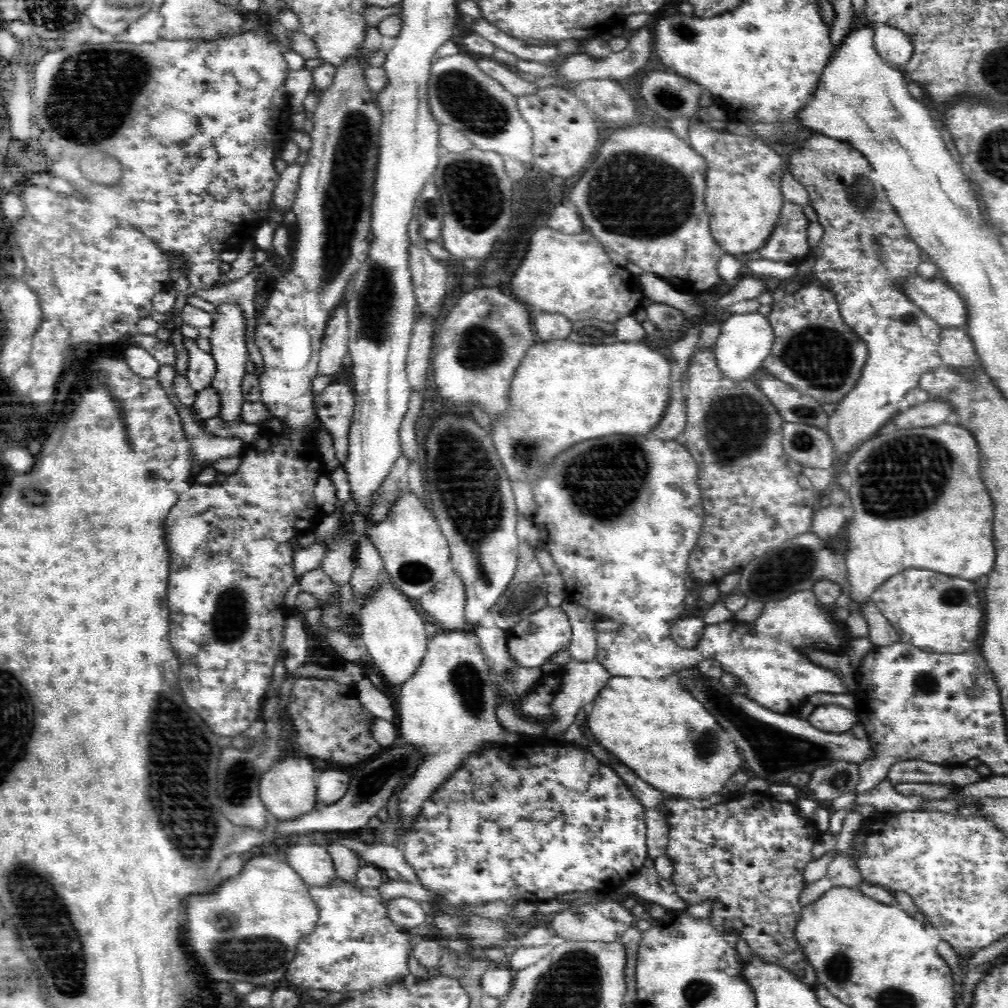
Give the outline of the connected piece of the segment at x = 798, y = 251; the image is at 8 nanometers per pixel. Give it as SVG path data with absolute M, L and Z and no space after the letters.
M785 201L780 220L770 238L758 250L761 258L774 262L799 262L807 258L812 249L808 245L810 220L799 204Z

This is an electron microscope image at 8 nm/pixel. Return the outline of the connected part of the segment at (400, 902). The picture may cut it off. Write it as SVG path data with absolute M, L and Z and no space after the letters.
M398 898L386 902L387 916L403 931L417 929L425 930L430 925L430 919L426 916L421 904L410 898Z

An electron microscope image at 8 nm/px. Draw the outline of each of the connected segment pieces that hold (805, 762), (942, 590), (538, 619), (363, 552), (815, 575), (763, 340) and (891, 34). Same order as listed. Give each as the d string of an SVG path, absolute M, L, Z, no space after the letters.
M697 665L680 672L672 673L681 687L696 698L715 715L719 725L724 728L741 752L741 756L750 766L750 770L766 780L770 785L790 778L796 773L812 773L817 768L844 760L859 765L873 757L873 742L861 723L848 732L826 732L816 728L806 719L794 715L781 715L761 707L746 695L731 694L722 684L721 679L705 677Z
M905 568L880 584L870 602L898 631L899 640L914 647L937 653L961 653L978 646L984 612L976 584L970 580L952 580L952 576L925 568Z
M549 605L524 617L524 620L506 631L508 648L512 656L519 661L520 666L526 668L536 668L546 664L558 650L569 648L572 640L572 627L568 615L560 607L553 608Z
M358 536L356 544L357 564L349 580L352 585L352 600L356 609L361 607L362 597L370 592L374 585L380 585L382 581L387 582L388 574L385 570L384 561L368 538Z
M812 532L789 539L775 550L766 552L746 565L741 572L736 592L746 598L764 601L764 604L767 604L770 601L786 598L789 593L810 590L820 579L828 579L834 583L840 583L842 587L842 594L838 596L835 605L848 608L850 598L845 556L834 553L826 543Z
M758 311L732 313L720 326L720 334L714 348L714 356L724 376L735 381L755 378L761 372L764 360L770 356L775 336L767 316Z
M880 24L873 27L874 48L881 59L890 65L904 65L912 58L912 41L900 30Z

